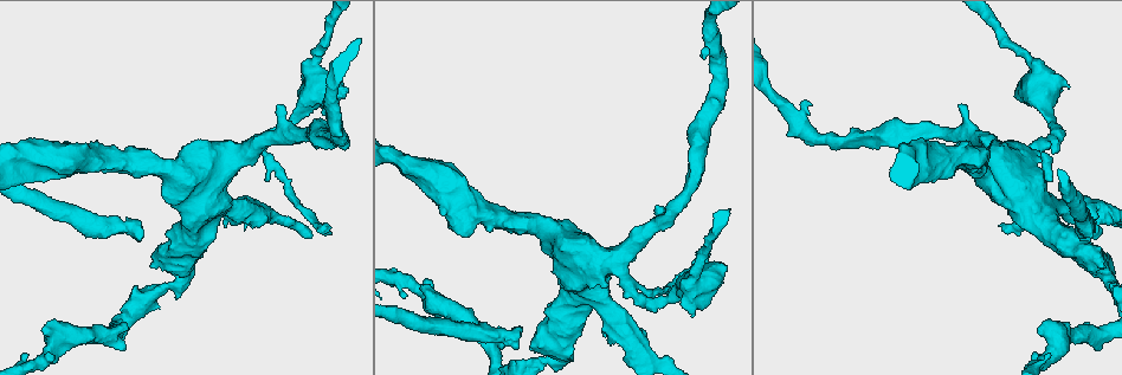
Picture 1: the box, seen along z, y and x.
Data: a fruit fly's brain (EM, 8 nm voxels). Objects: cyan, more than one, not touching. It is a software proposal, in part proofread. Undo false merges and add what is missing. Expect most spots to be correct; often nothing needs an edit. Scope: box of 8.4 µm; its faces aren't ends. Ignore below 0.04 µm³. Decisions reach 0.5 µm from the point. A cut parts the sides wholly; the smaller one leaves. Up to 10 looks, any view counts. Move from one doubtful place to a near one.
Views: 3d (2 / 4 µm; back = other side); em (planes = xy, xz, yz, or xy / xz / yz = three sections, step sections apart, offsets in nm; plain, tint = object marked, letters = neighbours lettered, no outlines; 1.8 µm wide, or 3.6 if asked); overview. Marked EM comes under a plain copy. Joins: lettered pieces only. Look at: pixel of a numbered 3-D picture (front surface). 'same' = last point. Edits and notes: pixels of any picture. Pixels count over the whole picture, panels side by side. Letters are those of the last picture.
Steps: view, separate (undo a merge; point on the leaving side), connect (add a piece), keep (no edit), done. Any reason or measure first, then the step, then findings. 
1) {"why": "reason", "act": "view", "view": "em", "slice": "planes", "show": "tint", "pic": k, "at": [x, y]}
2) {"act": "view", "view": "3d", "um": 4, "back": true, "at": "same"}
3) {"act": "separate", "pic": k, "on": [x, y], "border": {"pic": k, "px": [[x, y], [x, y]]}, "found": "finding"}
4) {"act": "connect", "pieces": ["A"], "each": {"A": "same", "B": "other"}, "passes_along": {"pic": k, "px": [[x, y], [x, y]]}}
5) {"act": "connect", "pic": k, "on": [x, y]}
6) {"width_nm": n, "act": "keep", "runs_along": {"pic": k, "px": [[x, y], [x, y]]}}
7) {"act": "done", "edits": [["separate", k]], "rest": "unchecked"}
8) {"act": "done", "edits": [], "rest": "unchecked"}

{"why": "end of a long branch", "act": "view", "view": "em", "slice": "xz", "step": 16, "show": "tint", "pic": 1, "at": [325, 225]}

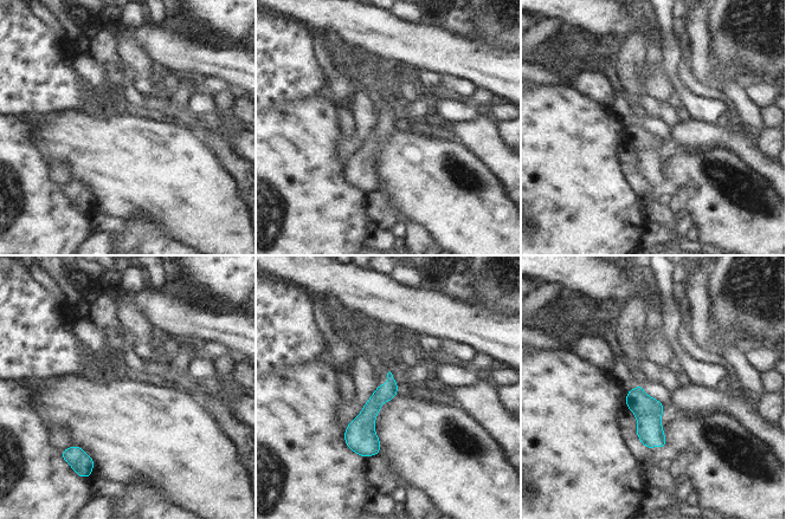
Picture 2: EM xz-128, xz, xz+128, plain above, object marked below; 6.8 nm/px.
{"why": "another direction", "act": "view", "view": "em", "slice": "planes", "show": "letters", "at": "same"}

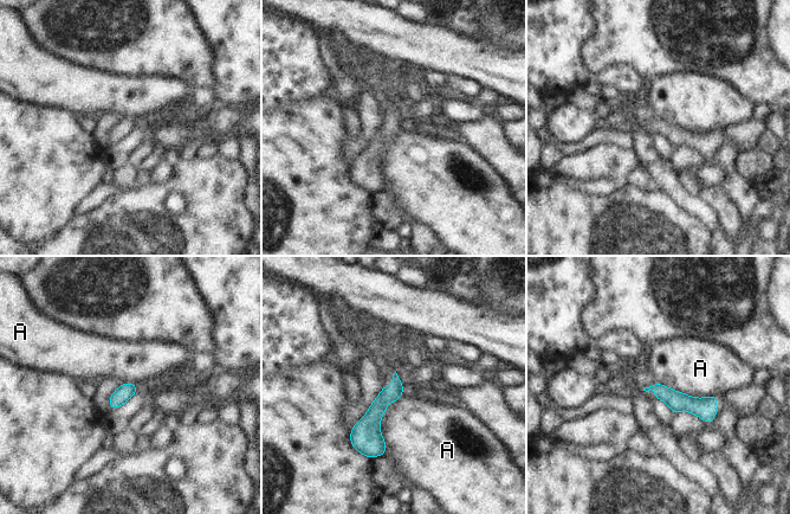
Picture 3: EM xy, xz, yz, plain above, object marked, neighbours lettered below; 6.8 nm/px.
{"width_nm": 110, "act": "keep", "each": {"A": "other"}, "found": "none of them fits"}

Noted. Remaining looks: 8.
{"why": "an open end", "act": "view", "view": "em", "slice": "planes", "show": "letters", "pic": 1, "at": [959, 105]}

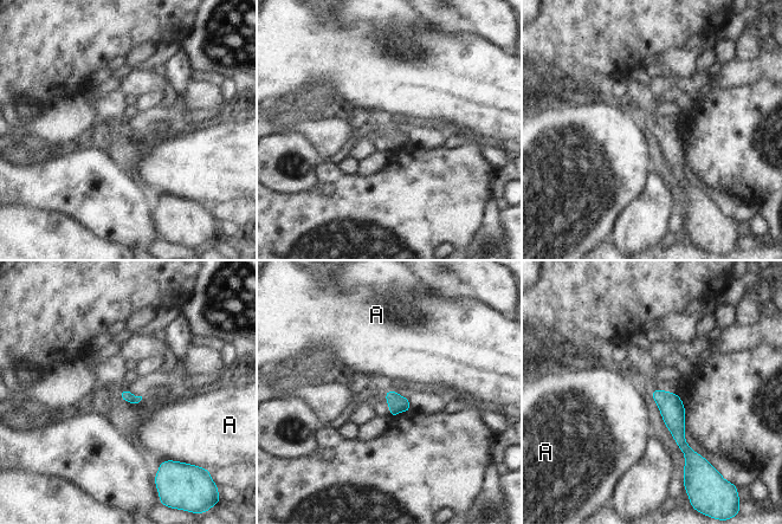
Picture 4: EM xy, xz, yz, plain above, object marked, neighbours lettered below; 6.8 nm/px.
{"longest_contact_nm": ["A", 70], "act": "keep", "each": {"A": "other"}, "border": {"pic": 4, "px": [[172, 459], [162, 461]]}, "found": "none of them fits"}

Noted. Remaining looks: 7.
{"why": "branch stops here", "act": "view", "view": "em", "um": 3.6, "slice": "yz", "step": 16, "show": "tint", "pic": 1, "at": [347, 91]}

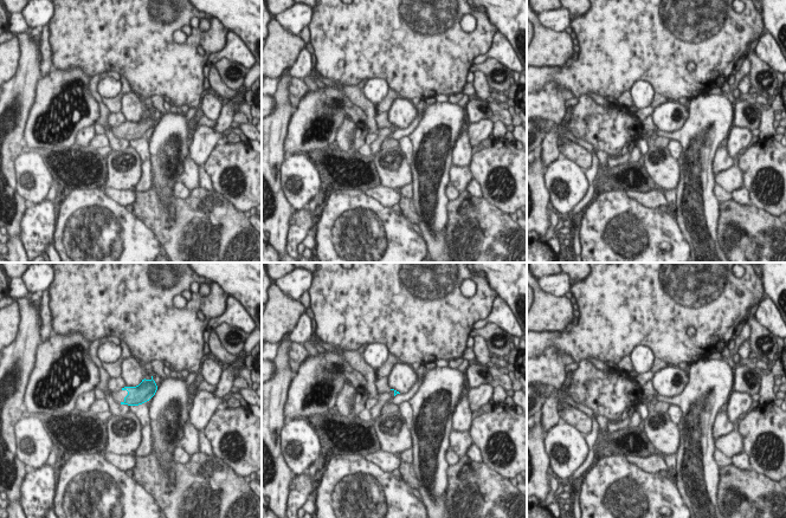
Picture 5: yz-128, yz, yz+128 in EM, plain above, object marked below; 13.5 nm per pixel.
{"why": "another direction", "act": "view", "view": "em", "um": 3.6, "slice": "xy", "step": 4, "show": "letters", "at": "same"}

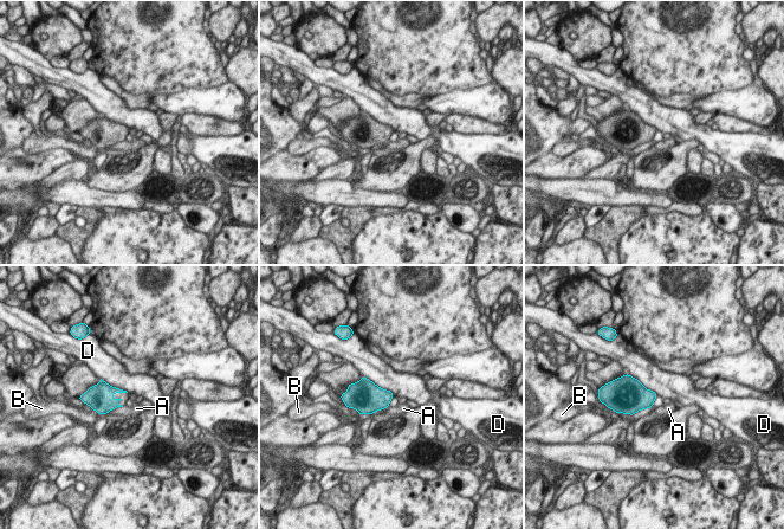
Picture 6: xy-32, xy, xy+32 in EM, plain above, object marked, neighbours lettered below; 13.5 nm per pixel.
{"act": "keep", "each": {"A": "other", "B": "other", "D": "other"}, "found": "no lettered piece goes on from it"}

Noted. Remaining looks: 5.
{"act": "view", "view": "3d", "um": 4, "pic": 1, "at": [999, 172]}

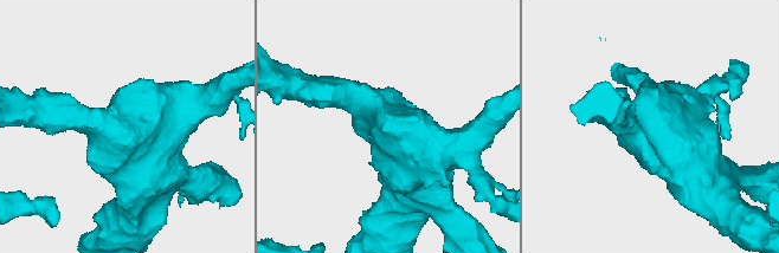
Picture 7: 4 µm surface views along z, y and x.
{"act": "view", "view": "em", "slice": "xy", "step": 8, "show": "tint", "pic": 7, "at": [655, 130]}

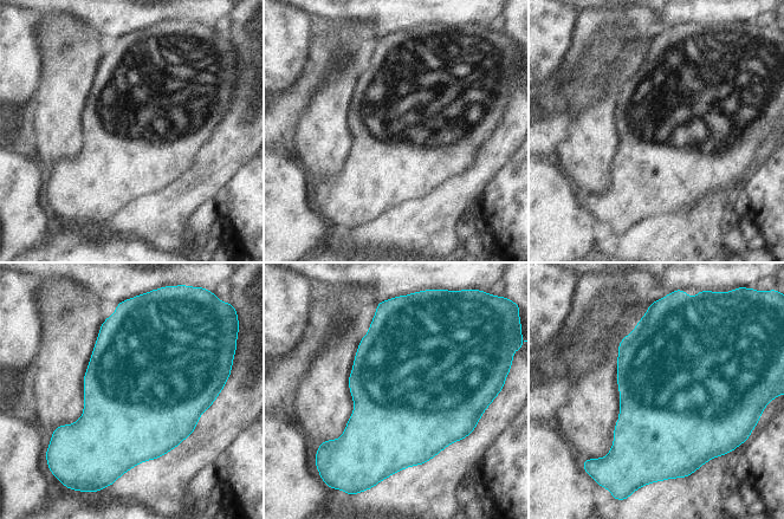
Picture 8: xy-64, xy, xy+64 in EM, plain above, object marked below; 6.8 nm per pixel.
{"act": "view", "view": "em", "slice": "planes", "show": "letters", "at": "same"}

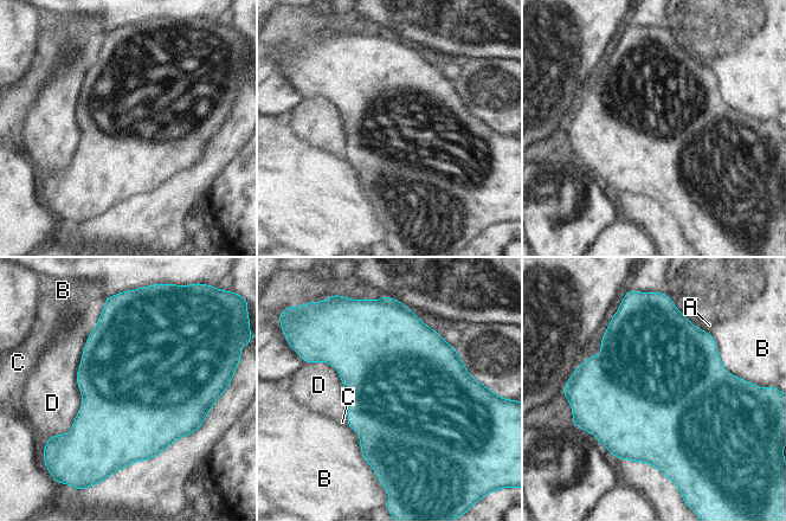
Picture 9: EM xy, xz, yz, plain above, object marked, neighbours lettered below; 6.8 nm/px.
{"act": "keep", "each": {"A": "other", "B": "other", "C": "other", "D": "other"}, "border": {"pic": 9, "px": [[90, 330], [77, 371], [77, 385]]}, "found": "all the same cell"}

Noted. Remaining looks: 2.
{"act": "done", "edits": [], "rest": "unchecked"}

